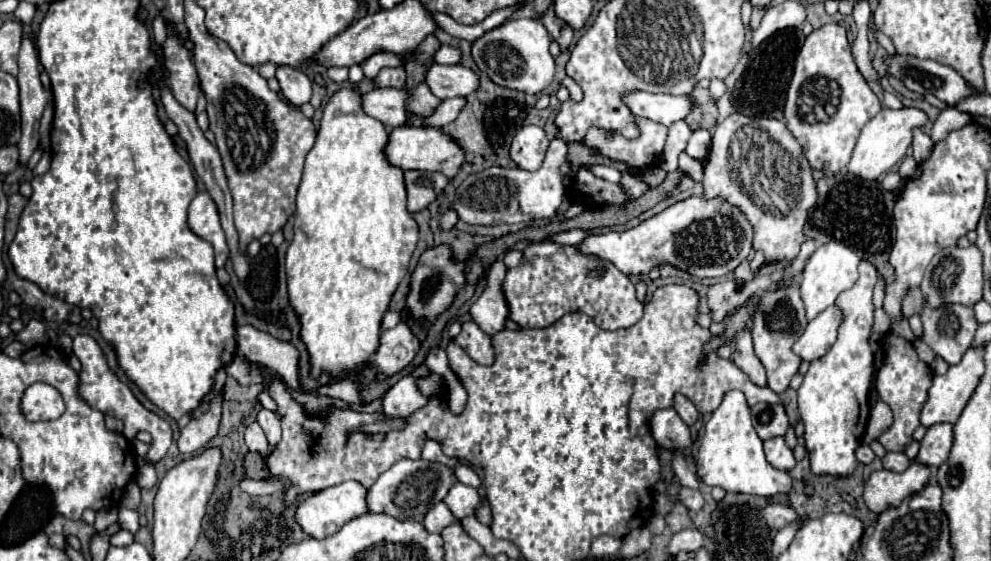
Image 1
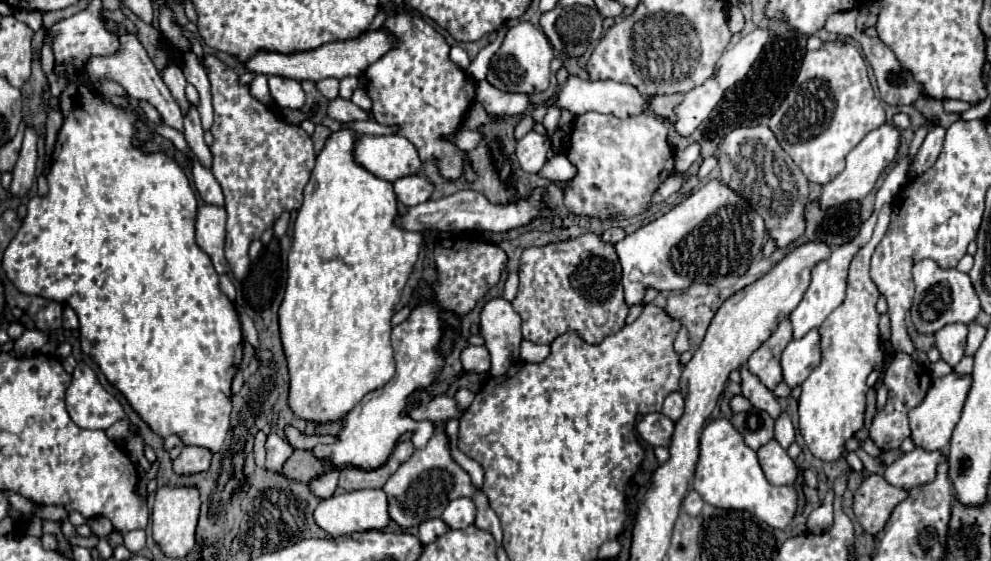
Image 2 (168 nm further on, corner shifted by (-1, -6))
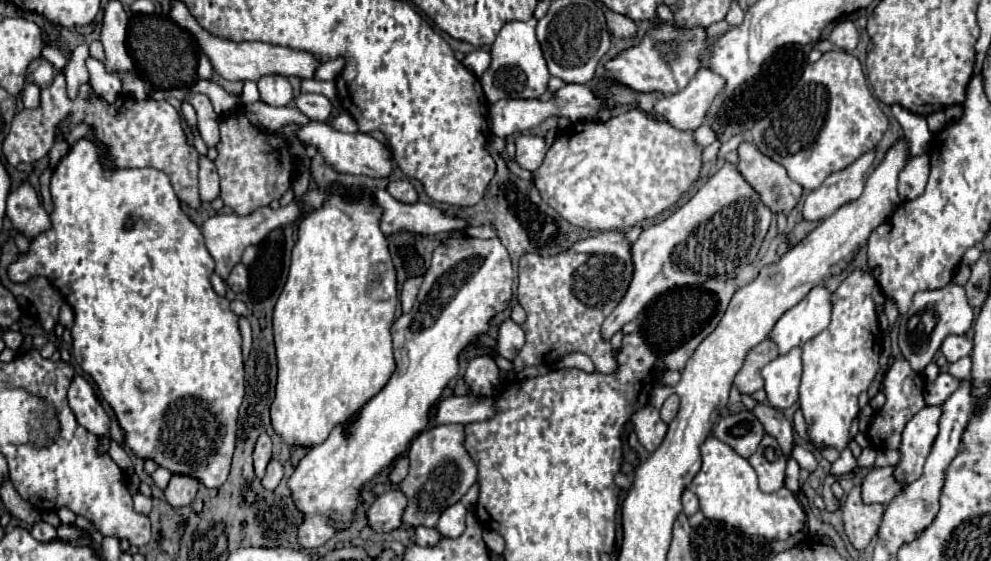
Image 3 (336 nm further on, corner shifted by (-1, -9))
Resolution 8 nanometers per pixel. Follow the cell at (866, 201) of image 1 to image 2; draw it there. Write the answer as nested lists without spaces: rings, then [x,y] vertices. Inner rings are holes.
[[[810,201],[806,205],[806,221],[808,229],[796,243],[808,243],[808,241],[822,241],[830,245],[850,243],[852,235],[858,235],[862,227],[860,203],[850,201],[846,205],[820,209],[818,201]]]

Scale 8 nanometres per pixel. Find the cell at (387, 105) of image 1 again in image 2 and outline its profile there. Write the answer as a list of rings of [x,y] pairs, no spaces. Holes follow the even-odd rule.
[[[342,97],[330,101],[328,105],[328,115],[332,119],[338,119],[342,123],[354,123],[354,121],[368,121],[370,119],[370,113],[360,109],[358,105],[354,105],[352,101],[346,101]]]

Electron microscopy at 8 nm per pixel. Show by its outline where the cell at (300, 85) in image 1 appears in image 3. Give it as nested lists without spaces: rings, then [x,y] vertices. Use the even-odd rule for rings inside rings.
[[[262,76],[258,80],[260,100],[270,106],[288,106],[294,100],[292,86],[286,76]]]

